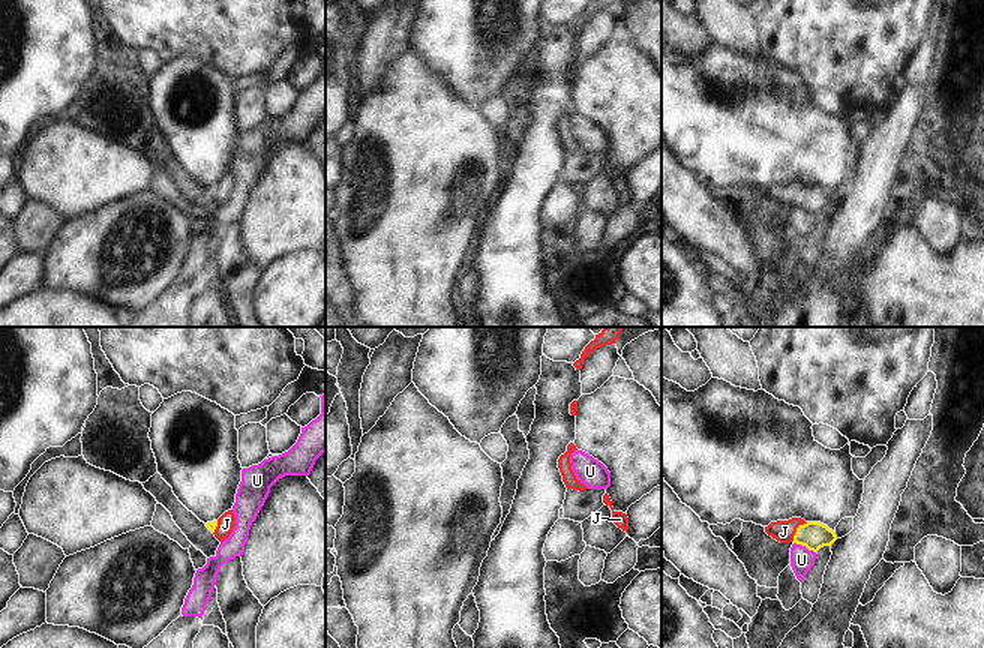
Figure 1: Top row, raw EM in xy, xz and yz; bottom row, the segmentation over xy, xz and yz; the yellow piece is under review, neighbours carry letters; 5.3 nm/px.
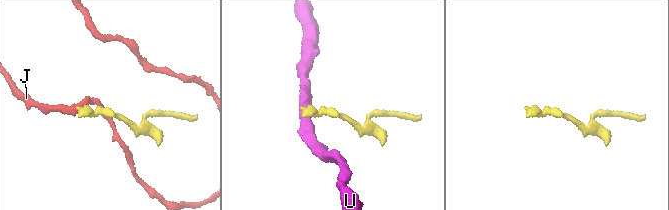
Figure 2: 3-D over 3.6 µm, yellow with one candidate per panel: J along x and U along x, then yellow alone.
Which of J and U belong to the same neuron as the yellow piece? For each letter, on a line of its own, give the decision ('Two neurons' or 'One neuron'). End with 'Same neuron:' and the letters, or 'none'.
J: Two neurons
U: Two neurons
Same neuron: none.

